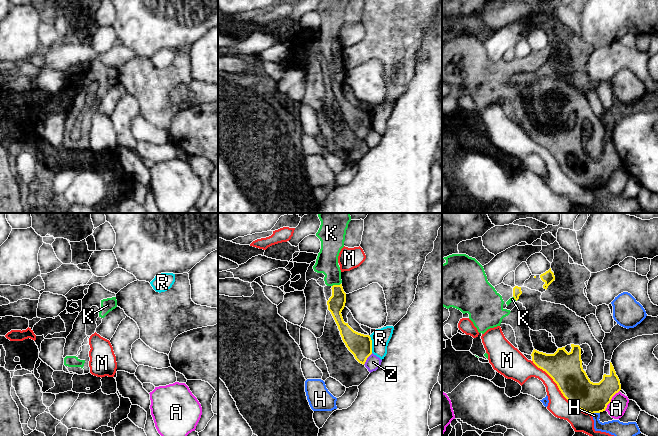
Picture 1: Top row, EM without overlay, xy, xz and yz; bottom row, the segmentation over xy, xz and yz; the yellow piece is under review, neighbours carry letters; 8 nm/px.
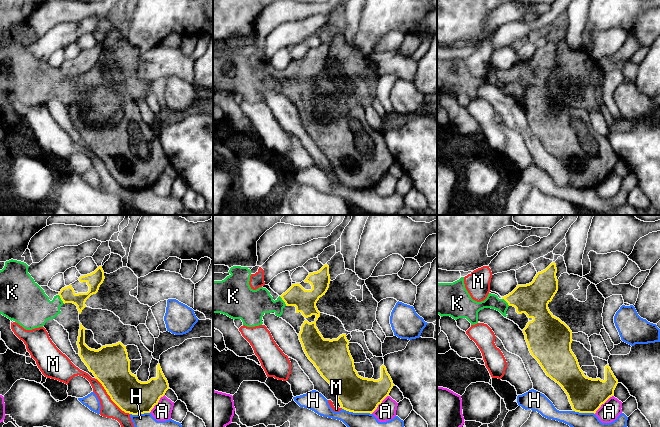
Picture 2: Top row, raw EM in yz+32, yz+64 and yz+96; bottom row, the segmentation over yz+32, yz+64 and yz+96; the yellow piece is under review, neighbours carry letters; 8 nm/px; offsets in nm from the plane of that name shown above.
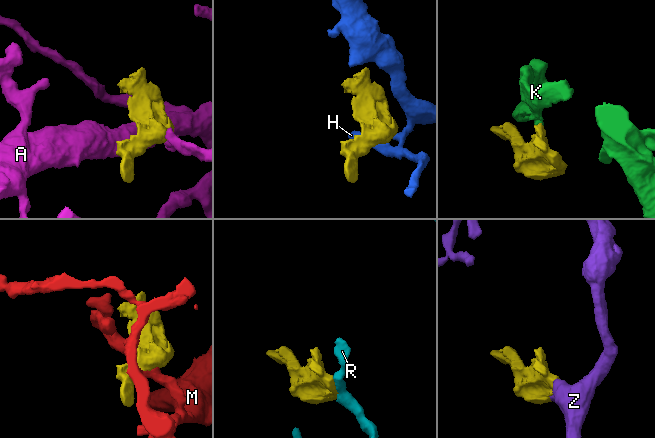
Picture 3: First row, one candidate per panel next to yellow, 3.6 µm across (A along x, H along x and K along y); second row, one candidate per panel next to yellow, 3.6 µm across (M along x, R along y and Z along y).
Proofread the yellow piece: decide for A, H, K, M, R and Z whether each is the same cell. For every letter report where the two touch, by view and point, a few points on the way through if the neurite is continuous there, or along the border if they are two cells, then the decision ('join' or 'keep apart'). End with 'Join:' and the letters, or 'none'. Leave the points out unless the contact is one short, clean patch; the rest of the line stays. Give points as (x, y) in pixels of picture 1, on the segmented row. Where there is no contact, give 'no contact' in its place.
A: contact yz (610, 400); keep apart
H: contact yz (595, 412); keep apart
K: contact xz (336, 285); way xz (336, 303), (336, 285), (327, 260); join
M: contact yz (560, 390); keep apart
R: contact xz (371, 344); keep apart
Z: contact xz (366, 359); keep apart
Join: K

